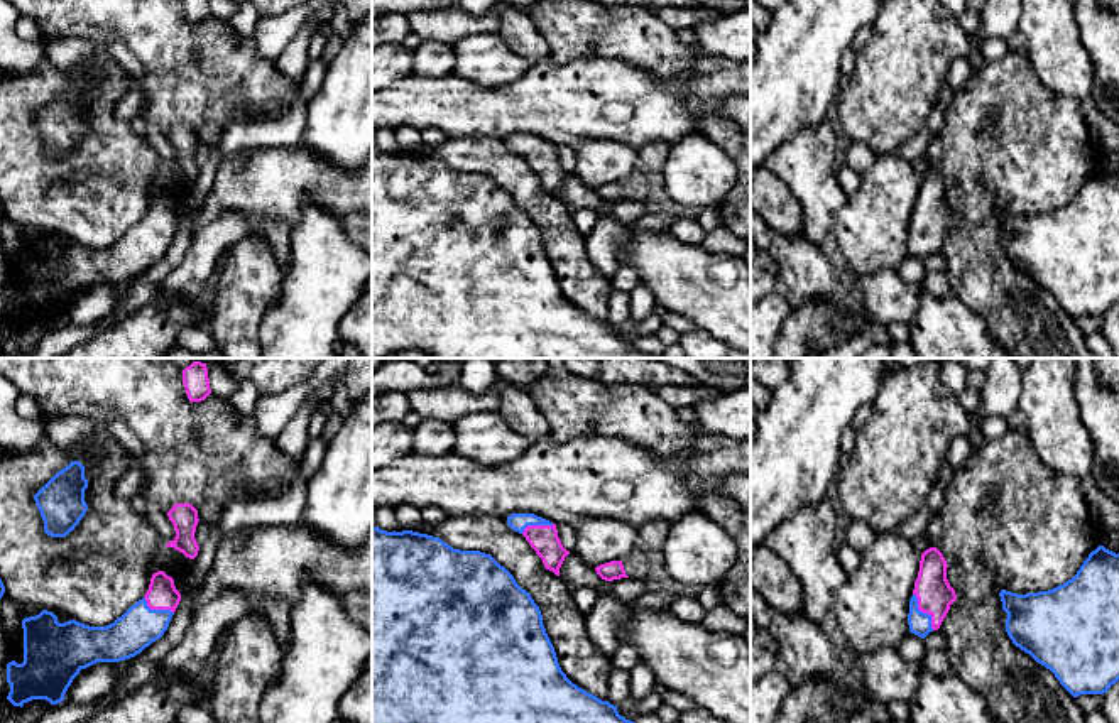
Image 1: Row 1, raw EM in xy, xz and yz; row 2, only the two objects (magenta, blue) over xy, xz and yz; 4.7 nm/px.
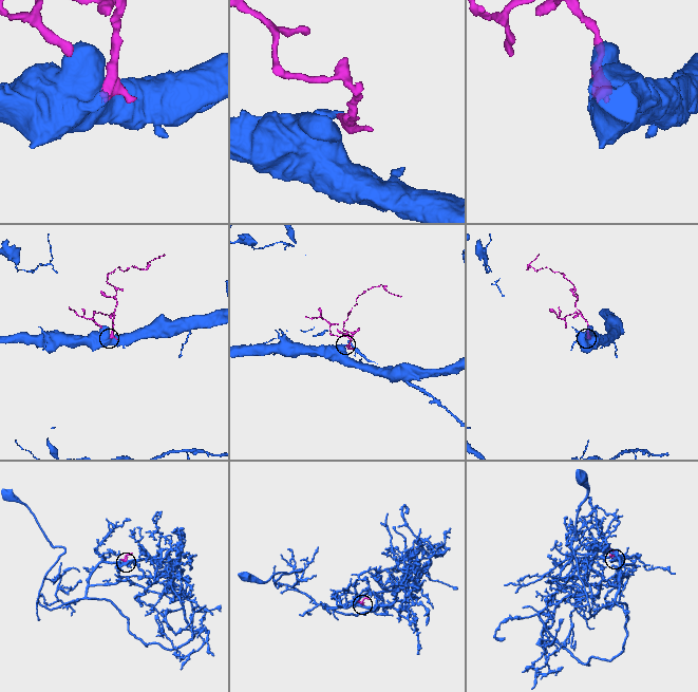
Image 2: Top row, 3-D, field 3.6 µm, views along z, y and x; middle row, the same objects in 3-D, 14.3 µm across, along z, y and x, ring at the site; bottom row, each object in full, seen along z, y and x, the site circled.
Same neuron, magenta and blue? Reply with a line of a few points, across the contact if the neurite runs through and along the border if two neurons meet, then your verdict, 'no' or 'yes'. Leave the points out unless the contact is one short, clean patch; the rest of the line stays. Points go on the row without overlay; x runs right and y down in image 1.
line yz (935, 217), (923, 233), (920, 245); yes

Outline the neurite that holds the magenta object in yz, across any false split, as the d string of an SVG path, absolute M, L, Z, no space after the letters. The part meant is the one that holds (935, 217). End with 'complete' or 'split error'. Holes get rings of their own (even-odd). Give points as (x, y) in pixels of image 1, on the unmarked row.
M936 169L921 176L918 199L909 221L909 253L925 260L938 252L950 226L957 221L955 211L947 201L947 182Z; split error

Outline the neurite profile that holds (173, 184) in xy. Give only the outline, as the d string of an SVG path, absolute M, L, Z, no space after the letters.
M164 169L161 174L154 179L152 189L150 189L150 199L157 193L164 193L167 198L174 201L176 211L181 215L181 221L184 221L189 208L188 199L193 193L194 181L186 179L183 174L176 172L174 169Z

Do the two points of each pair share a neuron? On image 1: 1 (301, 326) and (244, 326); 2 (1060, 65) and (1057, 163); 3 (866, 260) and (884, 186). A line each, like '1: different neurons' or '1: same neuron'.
1: different neurons
2: different neurons
3: same neuron

